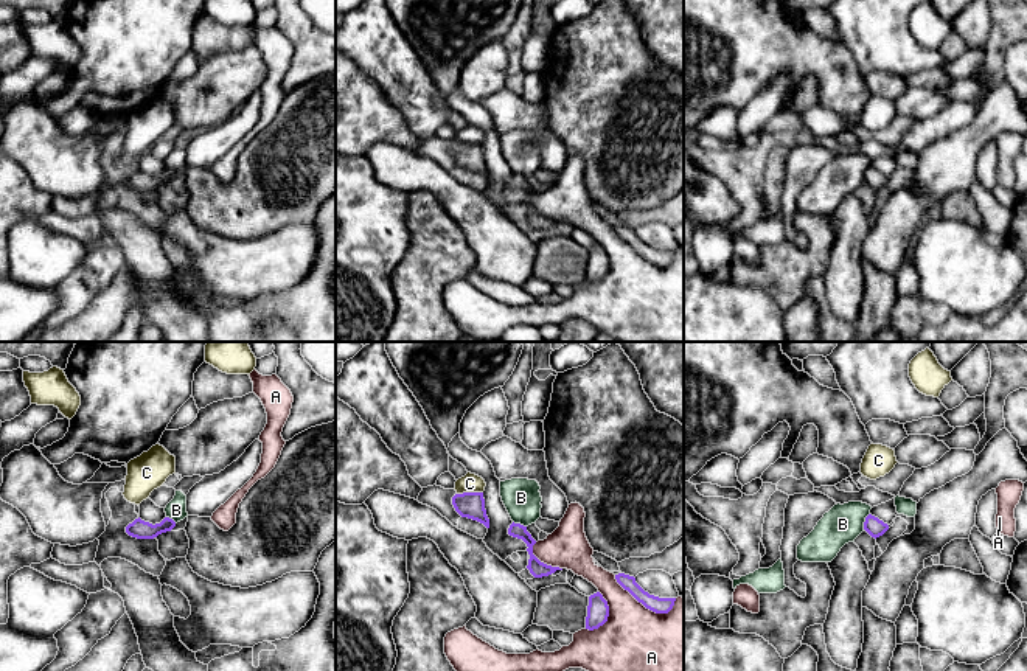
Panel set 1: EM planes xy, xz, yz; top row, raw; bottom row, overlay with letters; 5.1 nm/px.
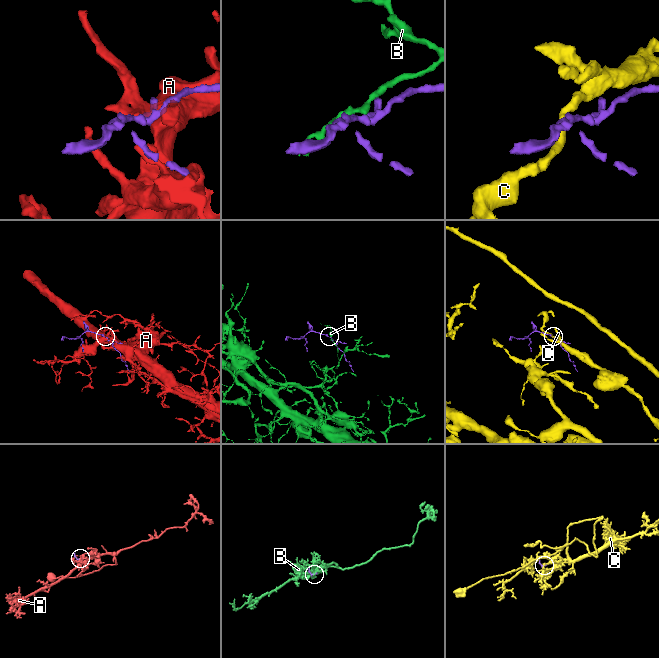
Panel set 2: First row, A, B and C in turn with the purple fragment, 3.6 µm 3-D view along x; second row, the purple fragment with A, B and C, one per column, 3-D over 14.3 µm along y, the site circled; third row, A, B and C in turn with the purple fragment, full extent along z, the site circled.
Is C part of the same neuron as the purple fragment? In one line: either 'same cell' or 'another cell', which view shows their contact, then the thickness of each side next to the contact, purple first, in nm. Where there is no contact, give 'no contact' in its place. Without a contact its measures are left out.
another cell | xz | 140/100 nm

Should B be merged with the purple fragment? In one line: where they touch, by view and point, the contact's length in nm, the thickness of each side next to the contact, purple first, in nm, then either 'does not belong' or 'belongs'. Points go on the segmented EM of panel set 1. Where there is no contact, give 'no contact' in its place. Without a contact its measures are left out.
contact yz (866, 521); length 90 nm; calibres 90 and 200 nm; does not belong

